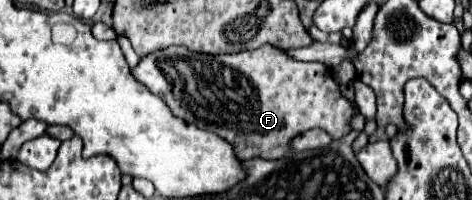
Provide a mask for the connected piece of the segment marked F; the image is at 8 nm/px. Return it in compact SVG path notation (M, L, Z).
M171 45L141 57L131 73L153 95L159 95L177 117L217 133L231 143L239 161L255 157L279 159L289 151L289 141L295 135L313 127L325 129L333 139L345 137L351 131L351 119L359 113L357 105L339 91L339 85L333 81L327 65L295 61L293 57L287 57L283 49L279 51L279 47L273 45L261 45L259 49L235 55L193 55L185 47Z

